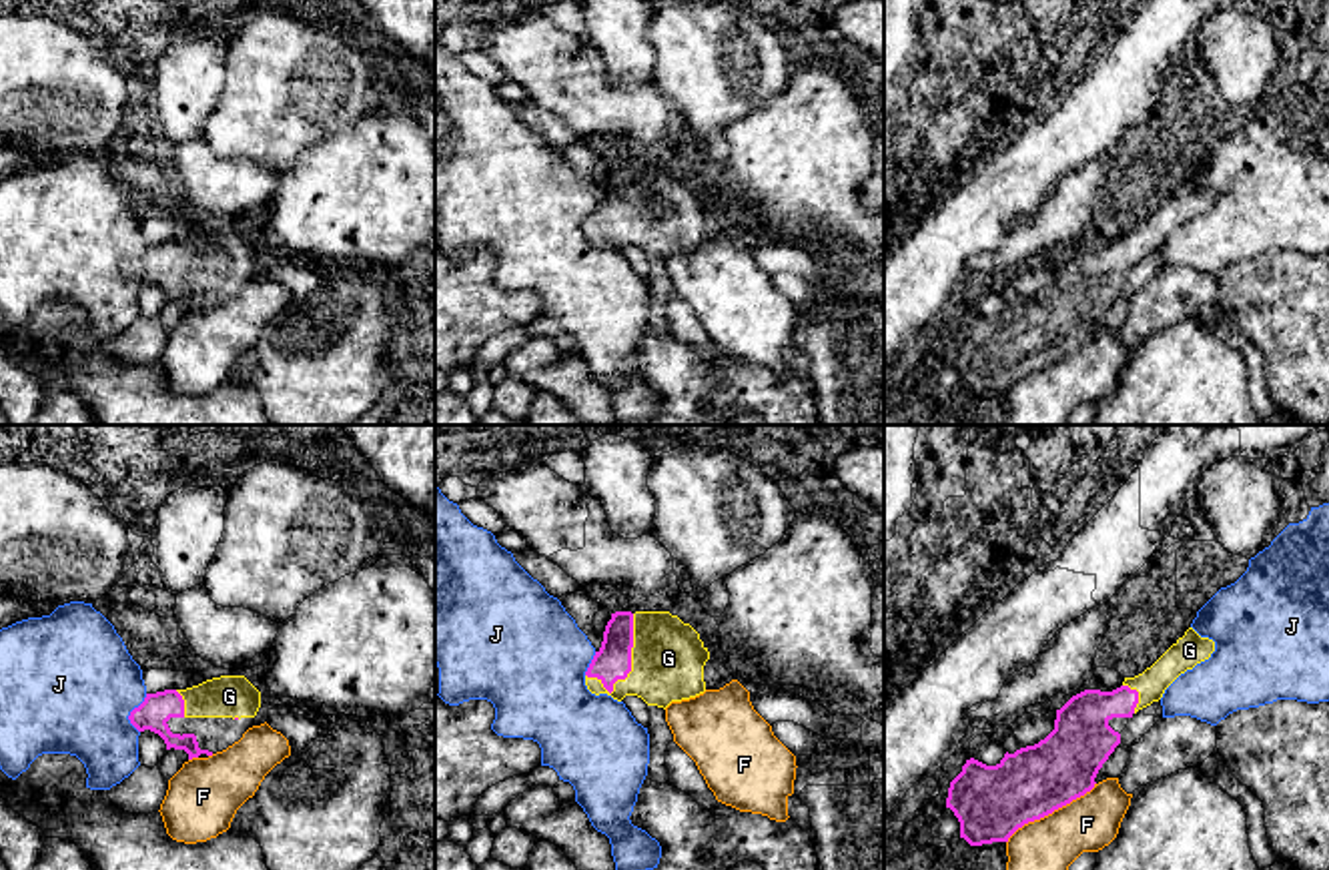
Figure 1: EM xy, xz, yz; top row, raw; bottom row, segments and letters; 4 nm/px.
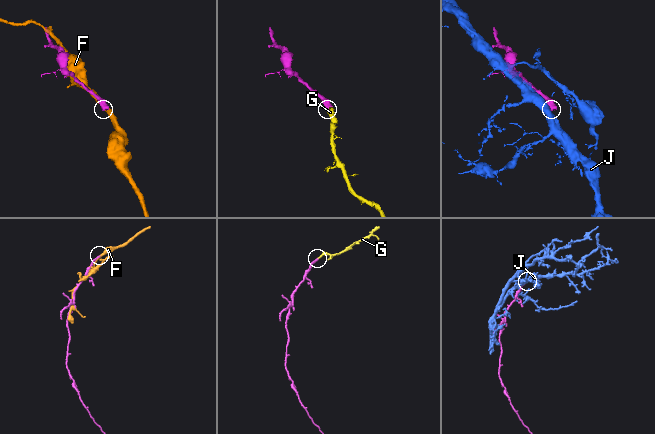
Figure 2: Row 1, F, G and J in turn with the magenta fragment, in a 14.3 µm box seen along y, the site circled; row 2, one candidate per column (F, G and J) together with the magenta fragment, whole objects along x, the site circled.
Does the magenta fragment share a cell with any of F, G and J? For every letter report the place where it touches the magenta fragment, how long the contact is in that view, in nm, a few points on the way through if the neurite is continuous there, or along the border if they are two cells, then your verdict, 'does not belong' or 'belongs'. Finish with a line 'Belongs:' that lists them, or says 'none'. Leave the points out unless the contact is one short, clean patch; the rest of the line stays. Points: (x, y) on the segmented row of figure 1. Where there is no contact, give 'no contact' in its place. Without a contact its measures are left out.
F: yz (1051, 812) | 440 nm | does not belong
G: xz (630, 656) | 340 nm | belongs
J: xy (131, 714) | 160 nm | does not belong
Belongs: G

